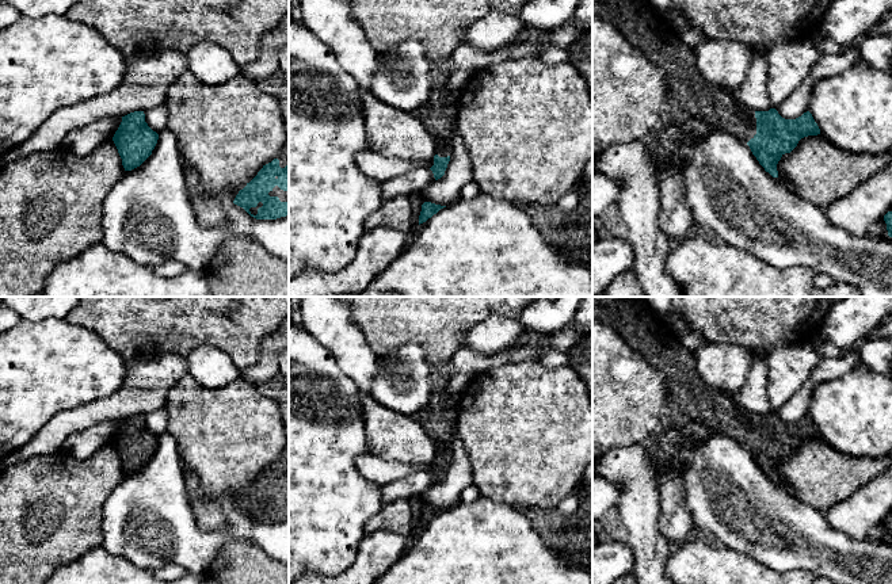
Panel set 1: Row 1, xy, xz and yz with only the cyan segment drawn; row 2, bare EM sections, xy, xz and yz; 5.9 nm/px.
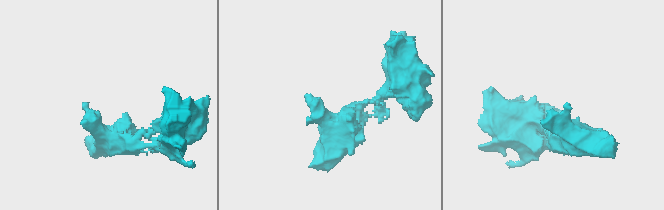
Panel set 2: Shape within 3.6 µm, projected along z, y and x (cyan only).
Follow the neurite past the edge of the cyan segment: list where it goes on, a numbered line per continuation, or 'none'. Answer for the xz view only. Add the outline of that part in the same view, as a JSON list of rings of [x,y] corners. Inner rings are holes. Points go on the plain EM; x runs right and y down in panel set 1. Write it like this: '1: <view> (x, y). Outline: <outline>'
1: xz (438, 419). Outline: [[[439,379],[426,408],[415,415],[418,424],[434,442],[438,450],[435,458],[439,461],[450,459],[449,447],[457,430],[458,402],[460,397],[451,396],[443,379]]]

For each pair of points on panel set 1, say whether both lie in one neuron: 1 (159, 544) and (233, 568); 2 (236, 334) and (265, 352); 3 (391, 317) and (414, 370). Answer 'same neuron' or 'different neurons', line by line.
1: different neurons
2: different neurons
3: different neurons

